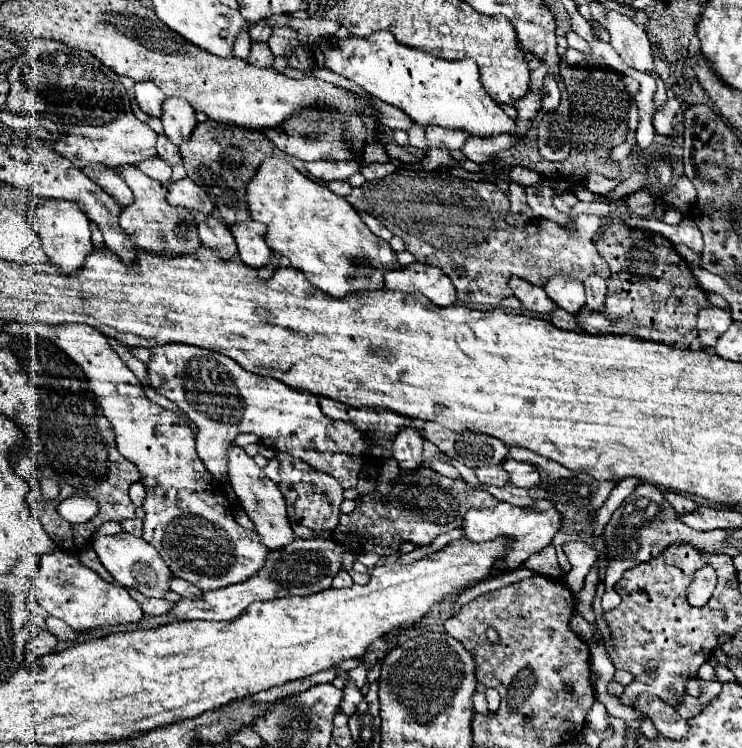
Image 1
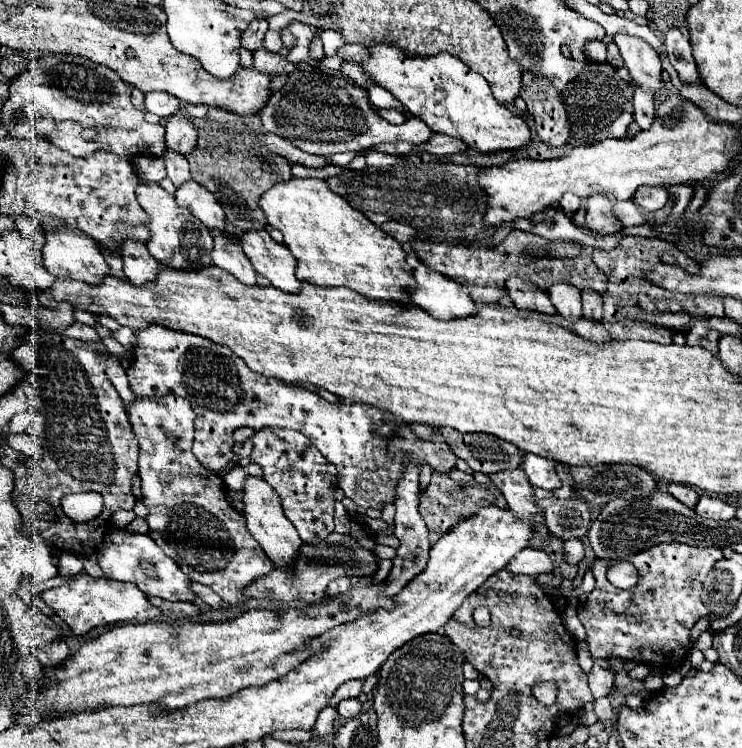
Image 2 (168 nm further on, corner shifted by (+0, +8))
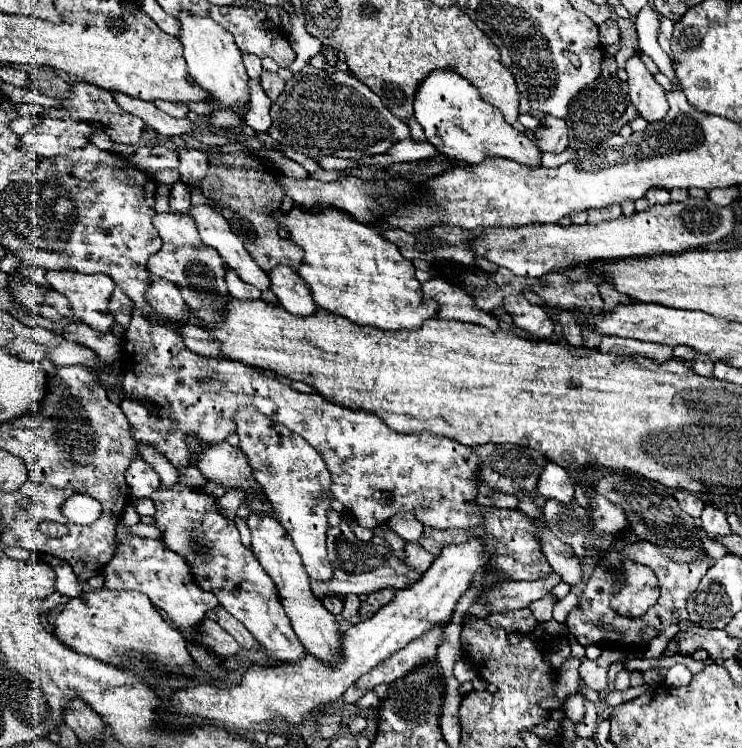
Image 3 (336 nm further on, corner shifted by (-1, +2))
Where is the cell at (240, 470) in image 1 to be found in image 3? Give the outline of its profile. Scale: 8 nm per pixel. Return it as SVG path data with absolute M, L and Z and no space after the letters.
M252 512L248 516L248 528L252 532L252 552L256 554L262 568L270 574L274 580L282 606L290 618L290 624L298 636L298 640L304 644L304 648L310 648L314 656L322 656L322 660L330 660L334 652L338 652L338 624L334 616L322 606L322 602L312 594L310 590L310 578L302 566L302 558L298 550L294 548L294 542L284 532L282 524L276 520L274 514L264 512Z

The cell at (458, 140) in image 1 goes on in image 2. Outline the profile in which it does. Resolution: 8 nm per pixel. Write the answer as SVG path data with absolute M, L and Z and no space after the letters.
M313 68L313 72L295 70L293 74L289 74L285 86L279 92L271 94L259 116L267 132L277 134L293 142L299 150L317 156L331 156L335 152L359 152L381 142L403 140L409 144L423 144L431 136L431 130L425 126L425 122L413 116L399 126L389 124L371 106L365 88L347 82L339 74L325 76L317 68Z

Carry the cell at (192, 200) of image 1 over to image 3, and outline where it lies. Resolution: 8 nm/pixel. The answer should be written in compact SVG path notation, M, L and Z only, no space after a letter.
M208 204L190 206L190 216L196 222L202 242L216 248L220 252L220 256L224 258L226 266L234 268L236 274L244 282L250 282L258 290L266 290L270 286L266 272L262 268L258 268L258 264L254 264L254 258L246 252L246 248L238 240L238 236L232 234L230 224L216 208L212 208Z

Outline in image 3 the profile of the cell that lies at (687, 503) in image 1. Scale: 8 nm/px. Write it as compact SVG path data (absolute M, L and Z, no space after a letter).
M676 490L676 492L674 492L674 498L678 500L680 508L682 508L686 514L690 514L692 518L700 518L700 512L702 512L702 508L704 508L704 500L702 500L700 496L694 496L694 494L684 492L684 490Z

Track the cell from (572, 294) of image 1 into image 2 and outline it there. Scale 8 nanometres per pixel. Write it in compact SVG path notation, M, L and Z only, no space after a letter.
M557 282L549 288L551 304L555 306L557 314L561 314L567 320L579 320L581 318L581 292L573 290L567 282Z

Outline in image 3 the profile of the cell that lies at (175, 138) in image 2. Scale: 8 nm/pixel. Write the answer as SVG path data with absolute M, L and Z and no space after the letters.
M182 148L178 152L178 160L180 160L180 166L178 166L178 172L180 172L180 178L184 182L188 182L190 186L198 186L200 180L206 176L206 170L208 170L208 156L200 150L188 150L188 148Z

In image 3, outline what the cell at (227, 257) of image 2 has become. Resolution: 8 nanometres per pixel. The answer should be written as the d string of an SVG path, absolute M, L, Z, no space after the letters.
M226 266L226 284L228 284L230 296L236 296L236 298L260 298L260 294L262 294L258 288L254 288L252 284L246 284L242 278L238 278L236 272L228 266Z

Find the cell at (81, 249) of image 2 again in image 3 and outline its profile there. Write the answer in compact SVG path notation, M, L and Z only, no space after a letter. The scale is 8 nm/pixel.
M72 270L46 272L46 280L54 290L64 294L76 318L94 328L100 334L110 332L114 316L108 310L108 300L114 290L114 282L106 274L80 274Z

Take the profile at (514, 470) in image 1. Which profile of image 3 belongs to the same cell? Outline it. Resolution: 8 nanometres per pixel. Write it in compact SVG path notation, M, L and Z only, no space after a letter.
M548 462L542 468L536 492L544 498L554 498L568 504L570 500L574 500L574 480L564 468Z

